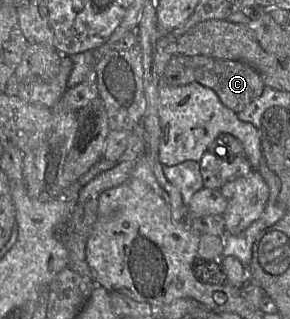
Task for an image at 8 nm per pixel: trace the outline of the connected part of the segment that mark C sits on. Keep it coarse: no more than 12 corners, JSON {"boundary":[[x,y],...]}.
{"boundary":[[170,58],[170,86],[198,82],[239,113],[258,98],[261,74],[240,60]]}

